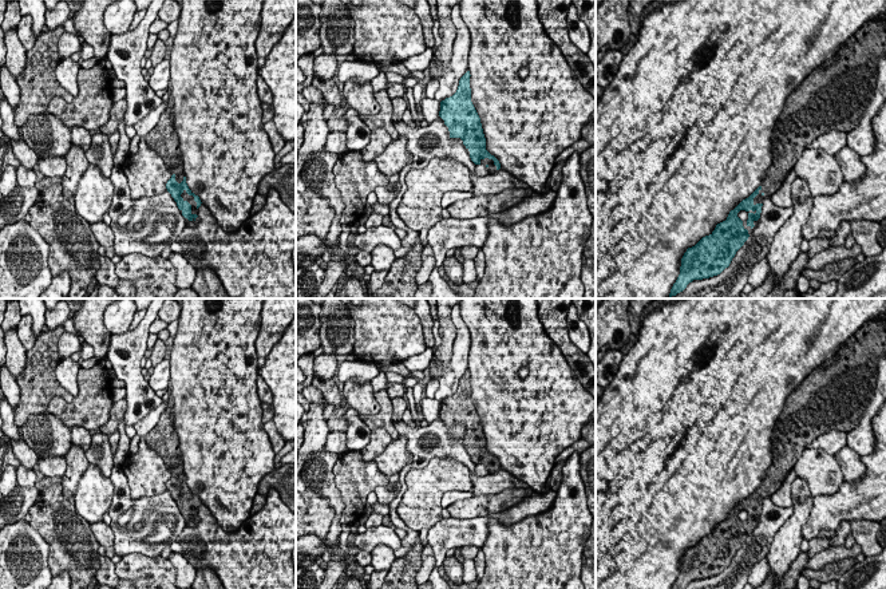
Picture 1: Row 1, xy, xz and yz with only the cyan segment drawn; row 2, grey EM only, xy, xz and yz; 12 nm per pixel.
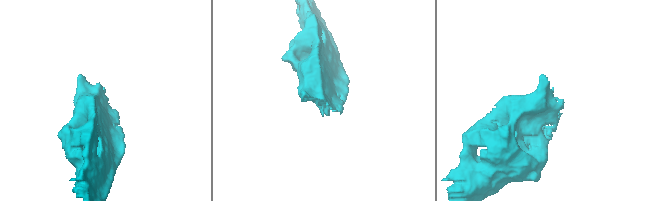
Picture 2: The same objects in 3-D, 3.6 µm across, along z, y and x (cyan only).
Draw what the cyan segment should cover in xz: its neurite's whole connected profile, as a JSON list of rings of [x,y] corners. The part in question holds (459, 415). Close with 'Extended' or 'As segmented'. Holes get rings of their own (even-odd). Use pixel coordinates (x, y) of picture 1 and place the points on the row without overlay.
[[[470,371],[459,380],[456,392],[440,402],[439,416],[448,427],[450,438],[460,438],[475,465],[483,463],[489,474],[501,469],[499,460],[486,450],[480,418],[471,402]]]. Extended

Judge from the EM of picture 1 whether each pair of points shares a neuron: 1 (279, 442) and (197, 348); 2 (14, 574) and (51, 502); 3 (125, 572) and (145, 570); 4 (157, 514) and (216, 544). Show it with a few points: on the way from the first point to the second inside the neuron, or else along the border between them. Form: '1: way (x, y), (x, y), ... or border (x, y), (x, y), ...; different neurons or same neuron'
1: border (264, 425), (275, 454); different neurons
2: border (28, 522), (48, 545), (48, 561); different neurons
3: way (130, 570), (139, 570); same neuron
4: border (185, 525), (182, 532), (169, 545); different neurons

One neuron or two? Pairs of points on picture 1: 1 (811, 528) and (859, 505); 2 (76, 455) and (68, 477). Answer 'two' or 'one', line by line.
1: one
2: one

